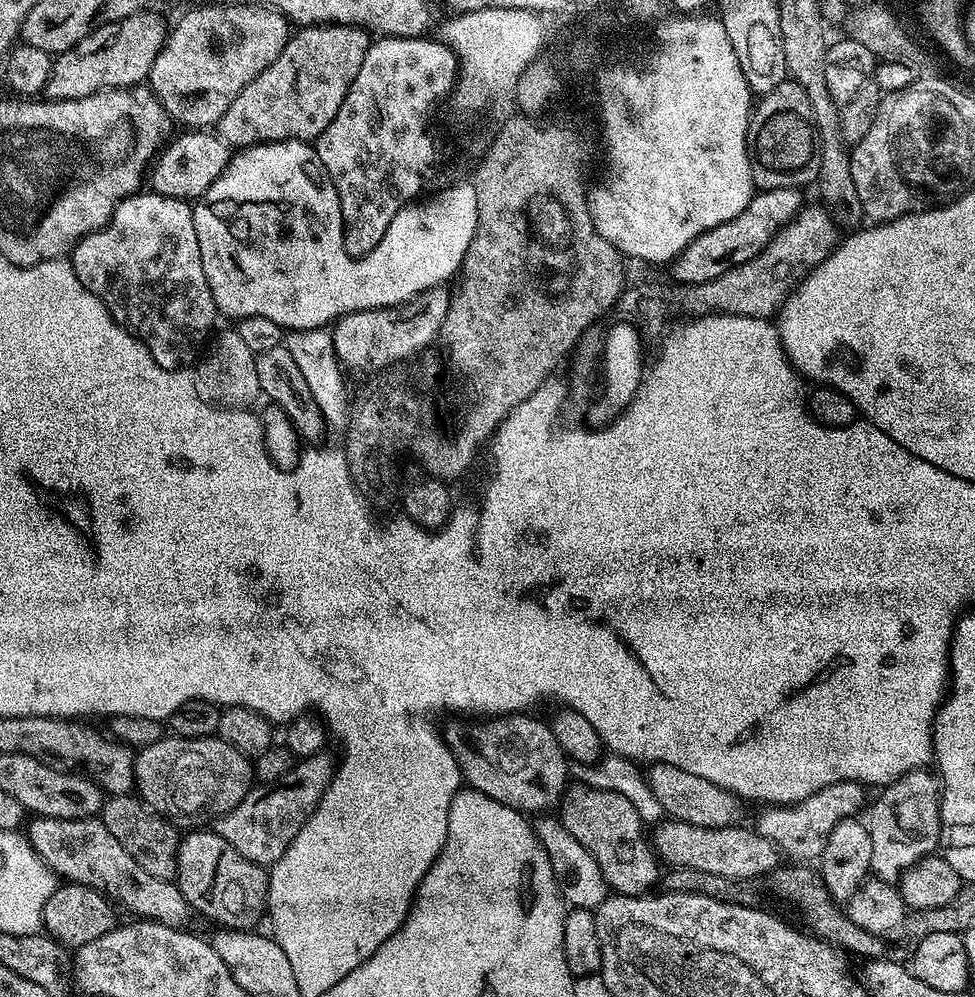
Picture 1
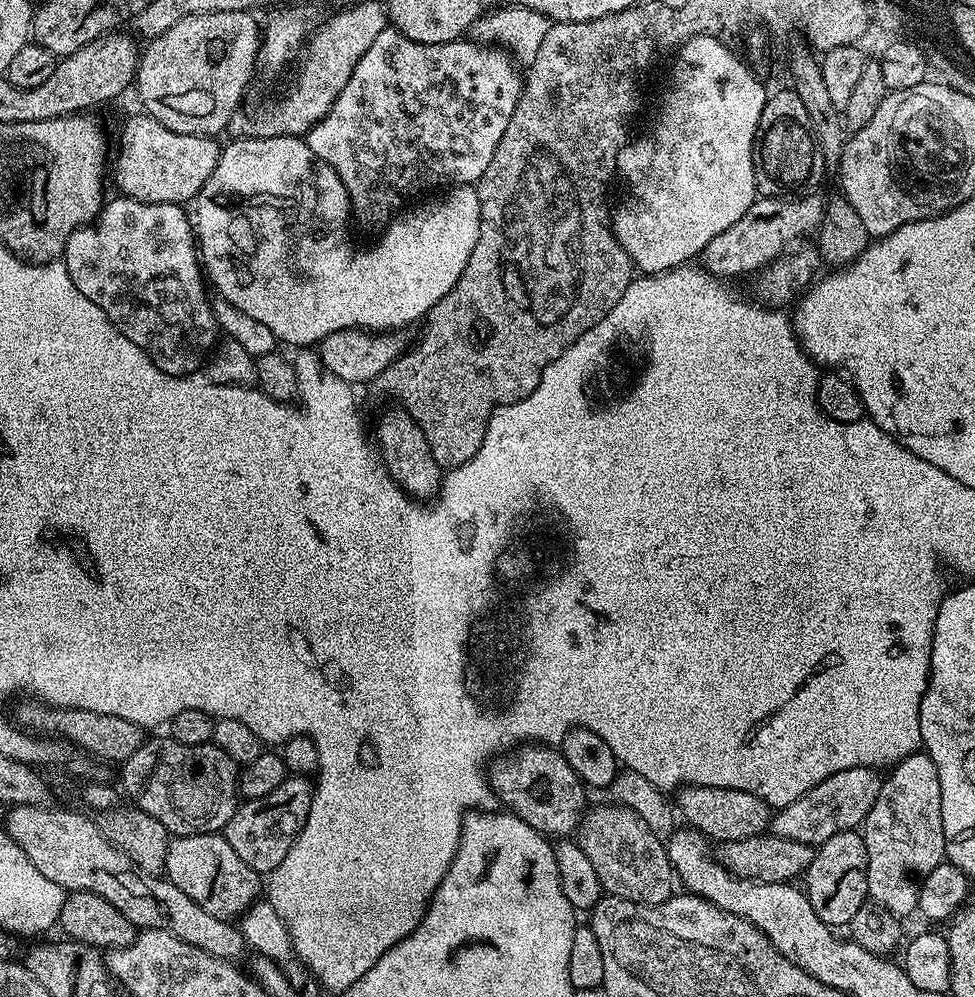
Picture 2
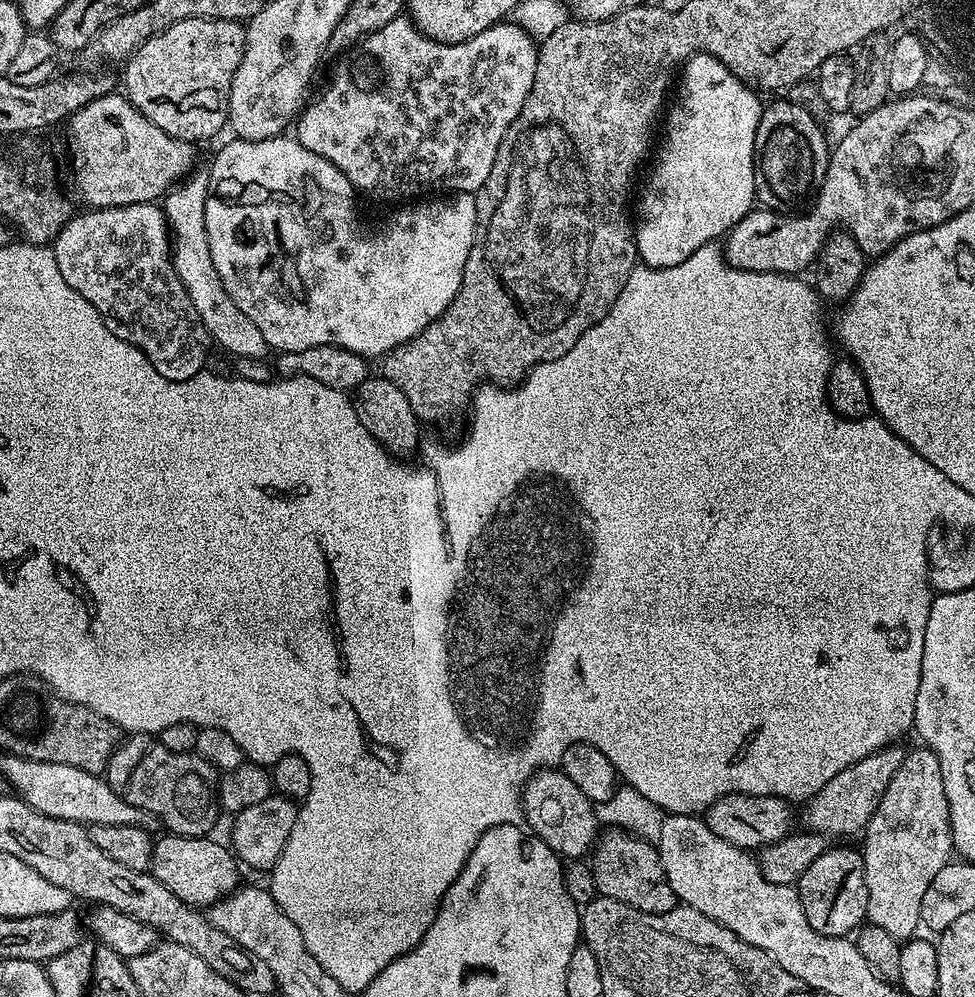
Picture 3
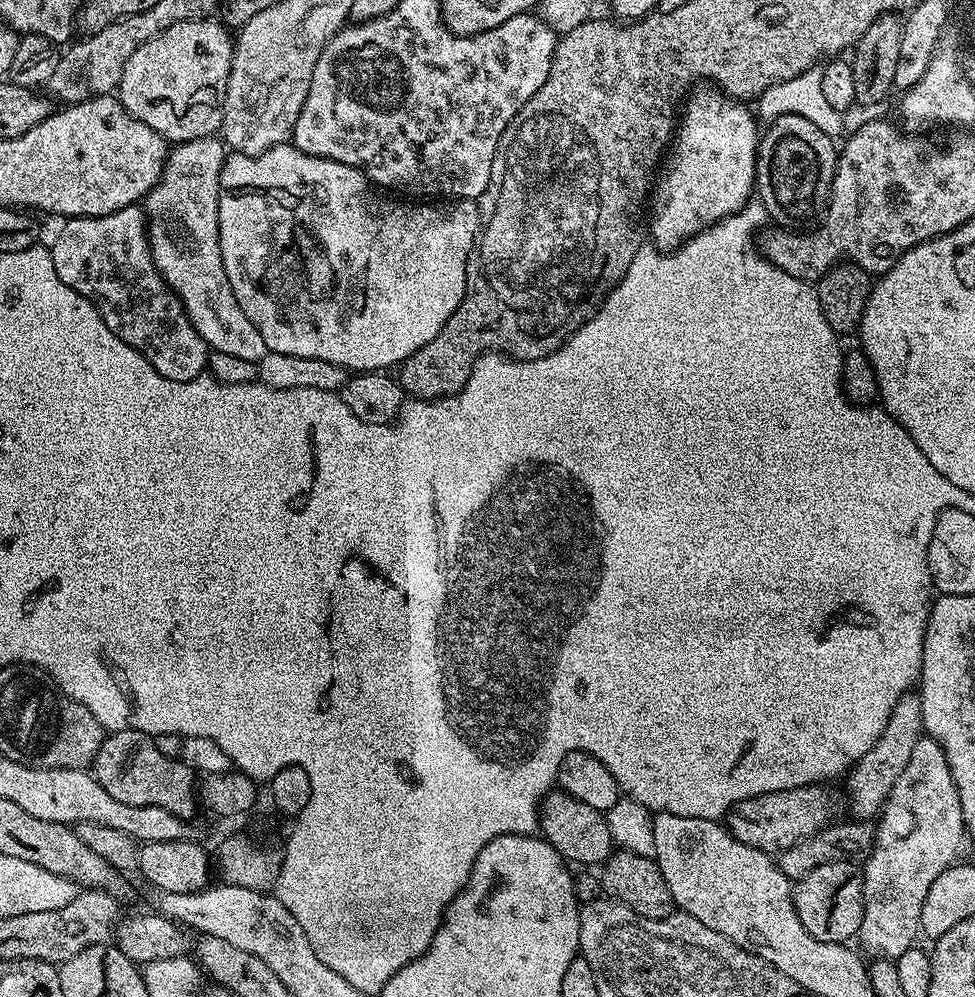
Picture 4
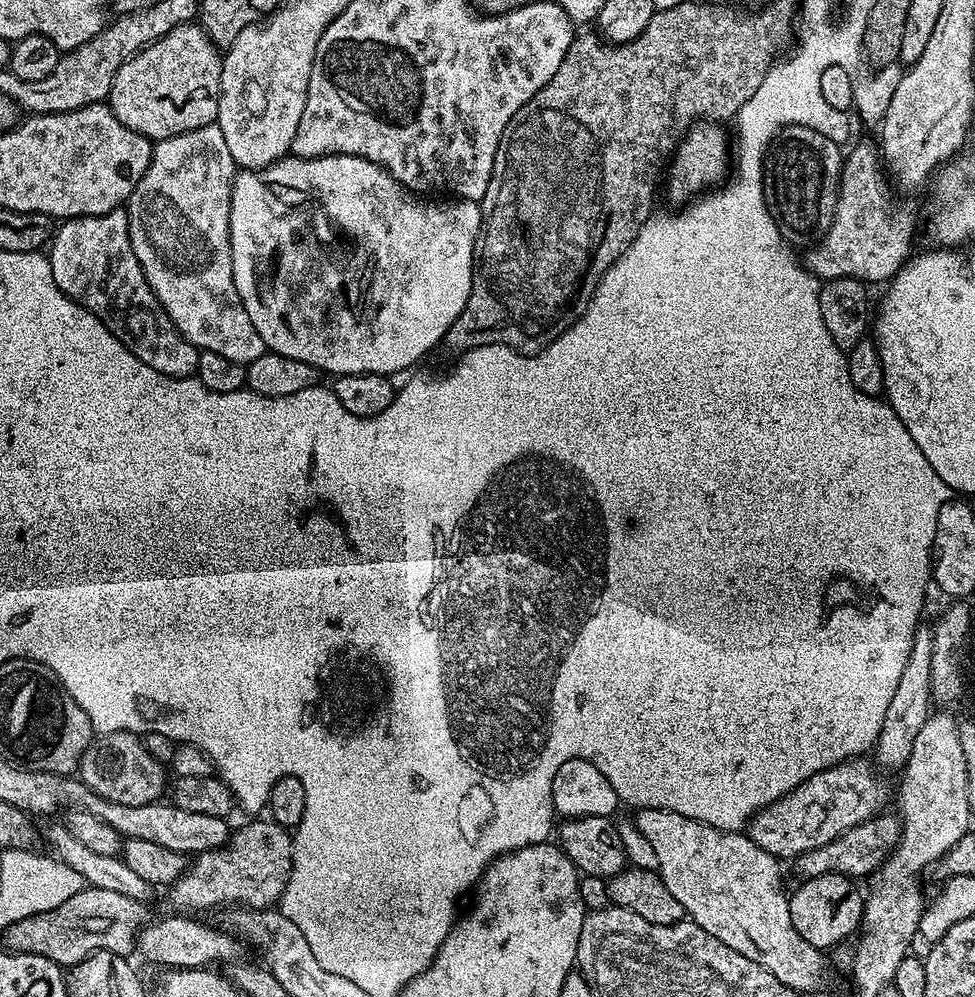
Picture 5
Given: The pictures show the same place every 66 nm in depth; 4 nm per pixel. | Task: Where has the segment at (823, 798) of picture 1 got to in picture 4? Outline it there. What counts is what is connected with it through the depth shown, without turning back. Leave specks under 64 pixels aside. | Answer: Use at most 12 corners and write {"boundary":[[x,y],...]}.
{"boundary":[[916,694],[847,773],[856,820],[879,817],[924,732]]}

